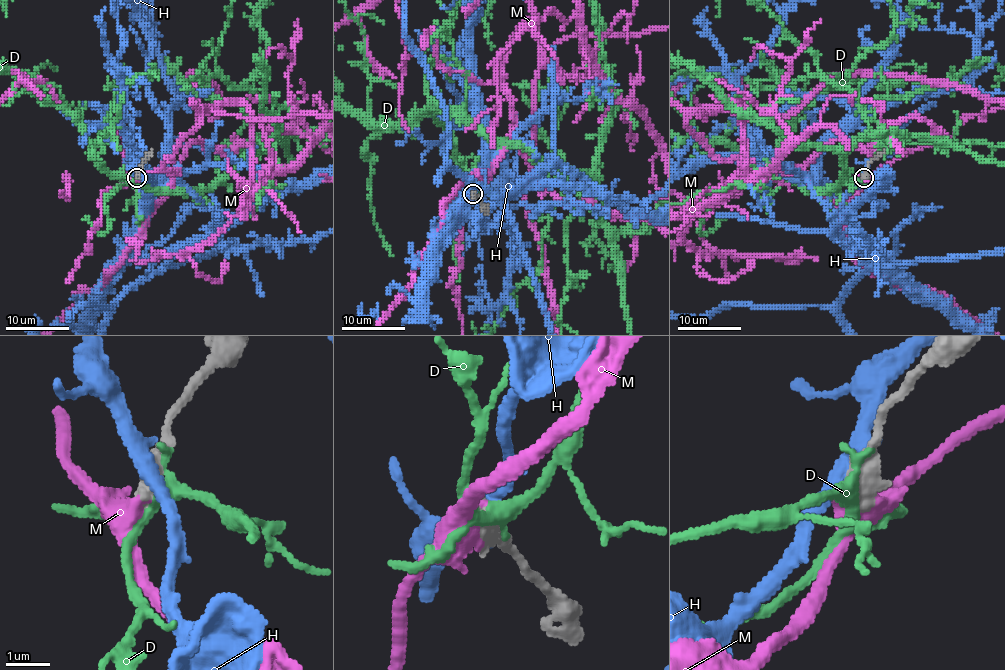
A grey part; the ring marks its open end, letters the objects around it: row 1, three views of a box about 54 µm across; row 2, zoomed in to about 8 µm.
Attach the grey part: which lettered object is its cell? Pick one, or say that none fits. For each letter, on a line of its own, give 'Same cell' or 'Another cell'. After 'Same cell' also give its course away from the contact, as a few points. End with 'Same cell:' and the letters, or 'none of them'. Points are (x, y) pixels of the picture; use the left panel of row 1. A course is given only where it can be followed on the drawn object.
D: Another cell
H: Another cell
M: Same cell
Same cell: M

